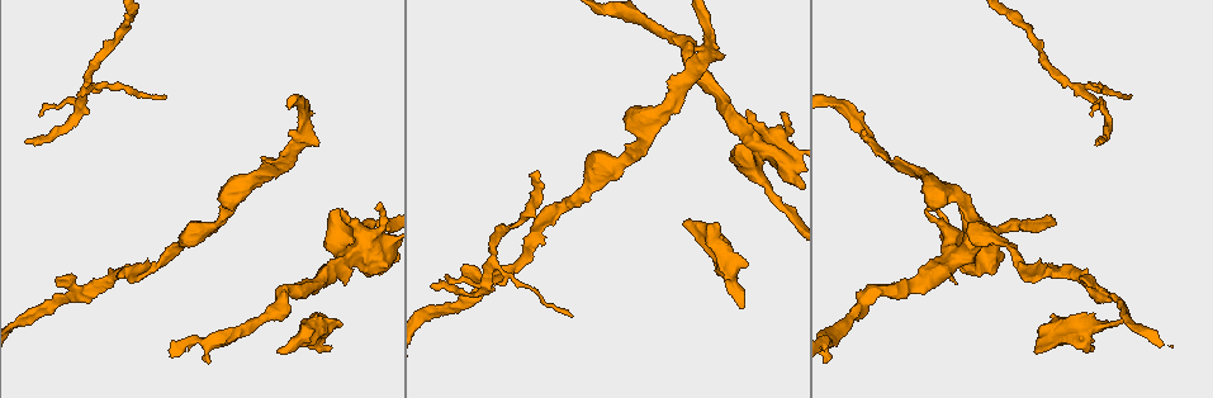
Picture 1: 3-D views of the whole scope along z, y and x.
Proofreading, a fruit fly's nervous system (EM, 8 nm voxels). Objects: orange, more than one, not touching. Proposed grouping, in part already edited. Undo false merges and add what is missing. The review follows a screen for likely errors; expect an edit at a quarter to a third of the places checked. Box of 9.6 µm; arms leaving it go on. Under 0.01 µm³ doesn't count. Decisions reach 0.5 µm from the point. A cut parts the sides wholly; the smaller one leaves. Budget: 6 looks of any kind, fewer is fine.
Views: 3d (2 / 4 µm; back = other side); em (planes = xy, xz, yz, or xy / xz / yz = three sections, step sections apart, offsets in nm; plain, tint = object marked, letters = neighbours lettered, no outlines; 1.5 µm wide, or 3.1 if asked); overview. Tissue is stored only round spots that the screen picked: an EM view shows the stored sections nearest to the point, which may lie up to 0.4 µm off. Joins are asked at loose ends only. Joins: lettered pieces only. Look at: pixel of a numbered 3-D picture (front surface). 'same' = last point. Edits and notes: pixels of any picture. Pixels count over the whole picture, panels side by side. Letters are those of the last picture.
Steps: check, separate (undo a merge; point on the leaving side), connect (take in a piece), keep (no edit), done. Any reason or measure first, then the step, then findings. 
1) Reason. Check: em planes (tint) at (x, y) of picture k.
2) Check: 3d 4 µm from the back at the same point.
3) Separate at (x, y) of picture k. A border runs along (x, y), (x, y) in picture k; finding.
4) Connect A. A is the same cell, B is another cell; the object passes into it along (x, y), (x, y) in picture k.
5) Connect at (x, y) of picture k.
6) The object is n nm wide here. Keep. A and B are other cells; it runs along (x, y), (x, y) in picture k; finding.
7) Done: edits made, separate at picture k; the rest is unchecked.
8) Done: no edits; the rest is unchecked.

Arms run side by side. Check: em planes (tint) at (960, 258) of picture 1.

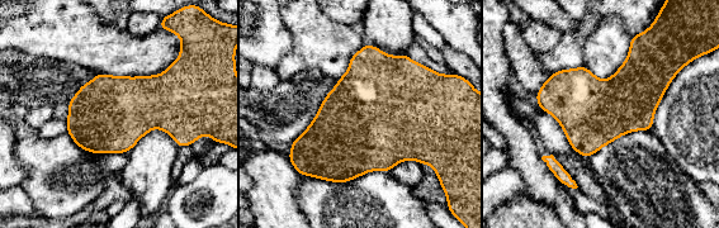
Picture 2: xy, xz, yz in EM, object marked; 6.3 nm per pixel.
What lies round it. Check: em planes (letters) at the same point.

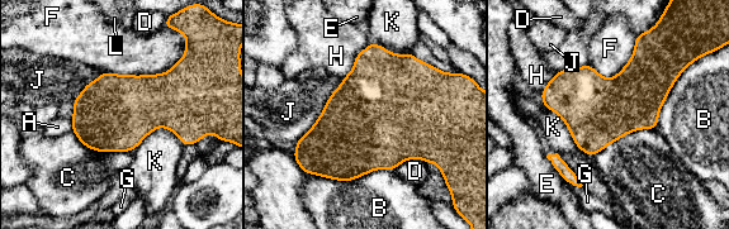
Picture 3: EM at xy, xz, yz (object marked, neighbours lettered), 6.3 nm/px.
The object is 420 nm wide here. Keep. A, B, C, D, E, F, G, H, J, K and L are other cells; a border runs along (71, 130), (93, 149), (131, 152) in picture 3; continuous, no second neuron.

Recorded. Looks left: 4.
A fork. Check: 3d 4 µm at (293, 149) of picture 1.

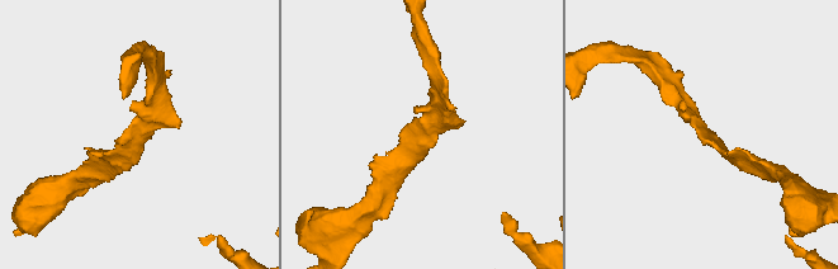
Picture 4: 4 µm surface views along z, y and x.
Now the EM. Check: em planes (tint) at (705, 133) of picture 4.

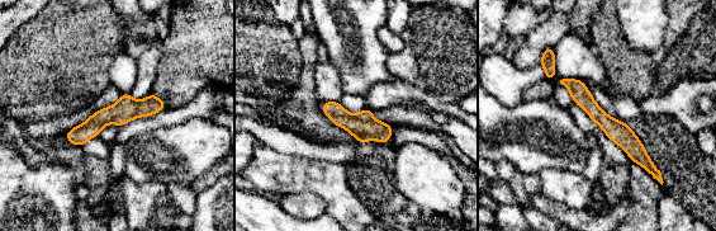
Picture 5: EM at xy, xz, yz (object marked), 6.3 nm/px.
See the neighbours. Check: em planes (letters) at the same point.

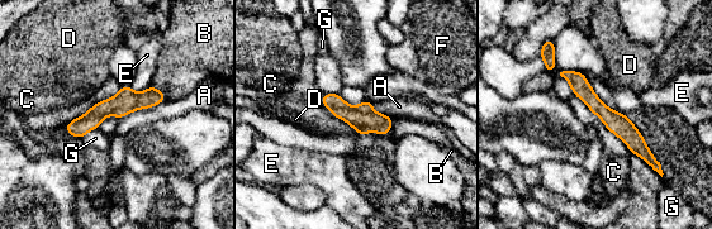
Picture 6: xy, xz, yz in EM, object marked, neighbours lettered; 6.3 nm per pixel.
The object is 140 nm wide here. Keep. A, B, C, D, E, F and G are other cells; a border runs along (165, 100), (136, 109), (119, 119) in picture 6; one neuron here.

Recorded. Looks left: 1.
Done: no edits; the rest is unchecked.

